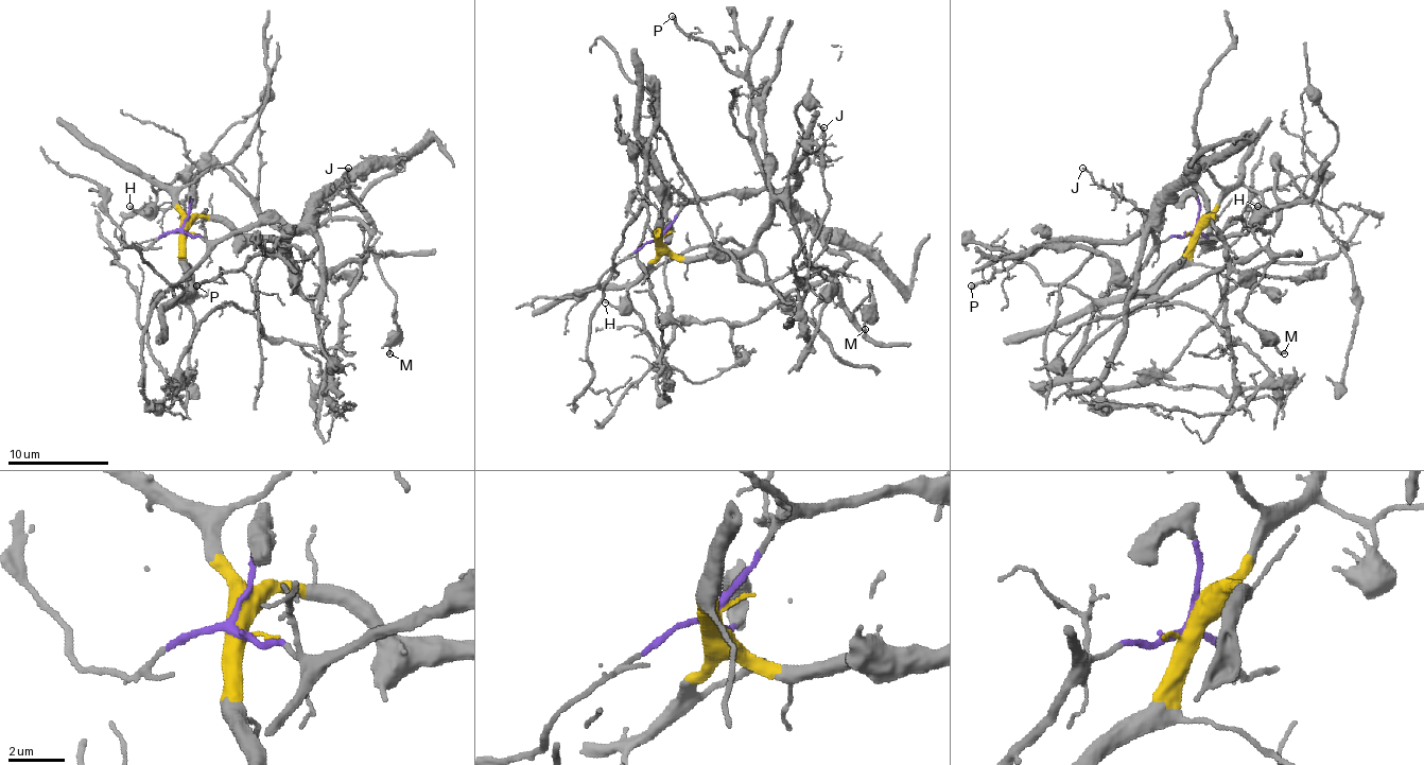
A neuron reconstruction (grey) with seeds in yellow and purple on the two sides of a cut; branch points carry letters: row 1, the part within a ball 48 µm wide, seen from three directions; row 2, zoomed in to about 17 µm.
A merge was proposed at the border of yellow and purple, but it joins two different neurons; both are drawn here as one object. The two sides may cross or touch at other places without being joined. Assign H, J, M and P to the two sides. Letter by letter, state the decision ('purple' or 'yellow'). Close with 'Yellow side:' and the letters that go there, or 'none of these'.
H: yellow
J: purple
M: yellow
P: purple
Yellow side: H, M

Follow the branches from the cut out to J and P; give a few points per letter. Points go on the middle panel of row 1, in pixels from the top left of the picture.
J: (660, 241), (686, 205), (744, 190), (781, 192), (799, 179), (825, 142), (825, 126)
P: (660, 241), (686, 205), (764, 185), (748, 124), (751, 86), (708, 42), (690, 38), (673, 15)

